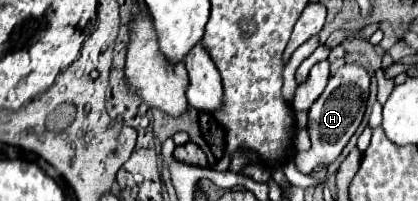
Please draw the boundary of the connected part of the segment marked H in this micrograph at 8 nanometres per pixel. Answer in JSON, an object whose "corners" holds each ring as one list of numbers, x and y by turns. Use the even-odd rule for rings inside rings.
{"corners":[[347,63,343,65,335,75,329,77,329,83,321,97,311,105,309,109,309,137,311,137,311,149,307,153,299,153,295,157,295,165,301,173,313,171,317,165,333,163,343,147,349,143,353,133,357,131,363,113,365,113,365,103,369,97,369,75,359,63]]}

